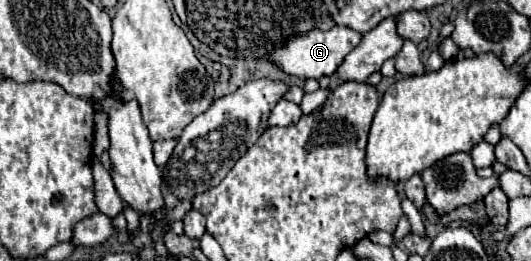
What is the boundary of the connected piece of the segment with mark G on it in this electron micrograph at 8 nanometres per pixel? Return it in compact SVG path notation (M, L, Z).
M333 27L329 31L311 29L307 33L291 35L289 39L285 39L283 47L277 47L275 51L271 51L269 61L277 65L281 71L285 71L287 75L295 75L305 81L321 79L325 75L333 75L337 67L343 63L343 59L359 45L359 41L361 41L361 35L349 27Z

